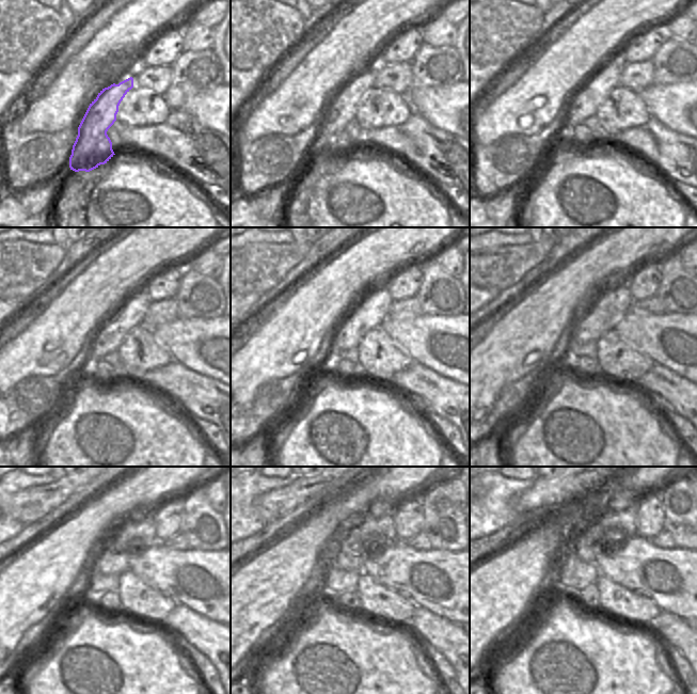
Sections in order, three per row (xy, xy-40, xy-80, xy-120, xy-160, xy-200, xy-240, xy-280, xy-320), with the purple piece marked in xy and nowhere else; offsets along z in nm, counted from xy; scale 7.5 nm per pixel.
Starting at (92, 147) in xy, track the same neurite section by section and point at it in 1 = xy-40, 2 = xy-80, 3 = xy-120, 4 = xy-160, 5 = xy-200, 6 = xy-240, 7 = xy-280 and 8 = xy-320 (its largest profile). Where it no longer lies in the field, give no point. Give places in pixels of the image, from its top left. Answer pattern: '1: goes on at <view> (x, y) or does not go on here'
1: goes on at xy-40 (332, 140)
2: goes on at xy-80 (585, 103)
3: goes on at xy-120 (110, 335)
4: goes on at xy-160 (374, 310)
5: goes on at xy-200 (612, 305)
6: goes on at xy-240 (112, 560)
7: goes on at xy-280 (349, 555)
8: goes on at xy-320 (586, 547)

